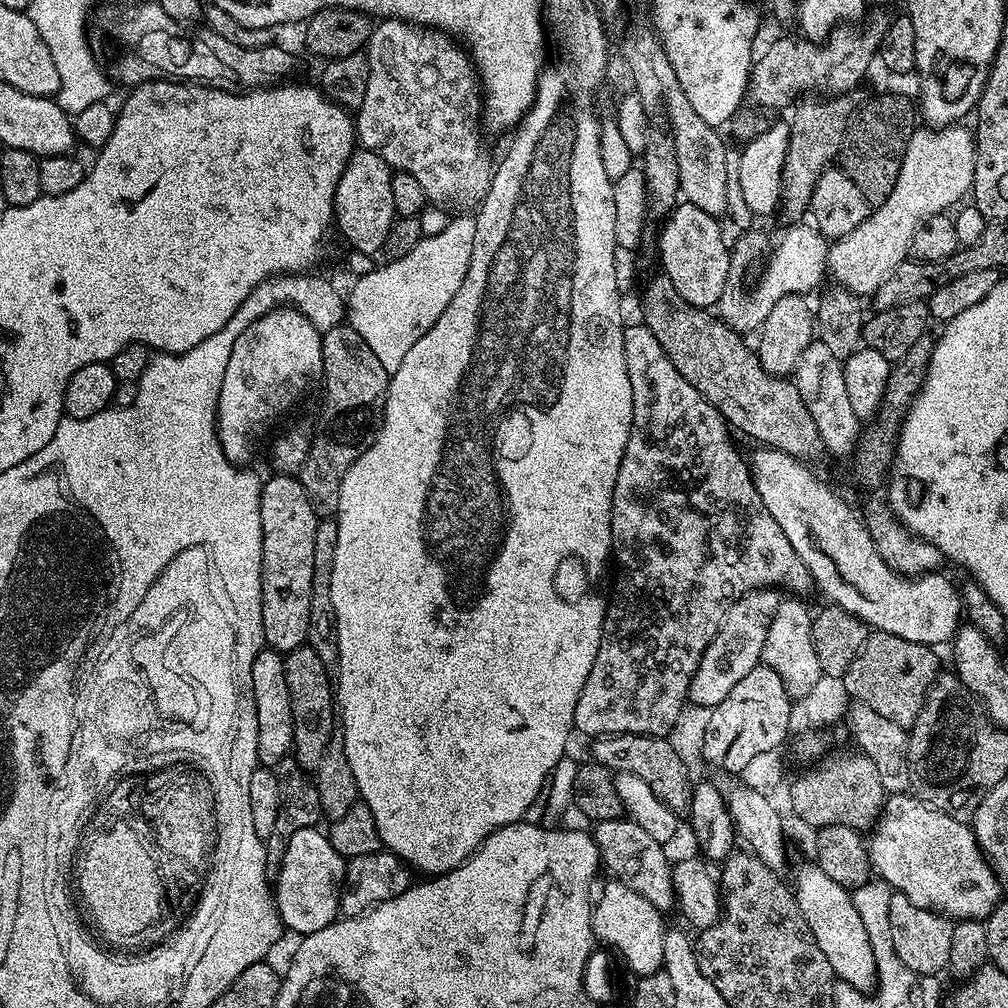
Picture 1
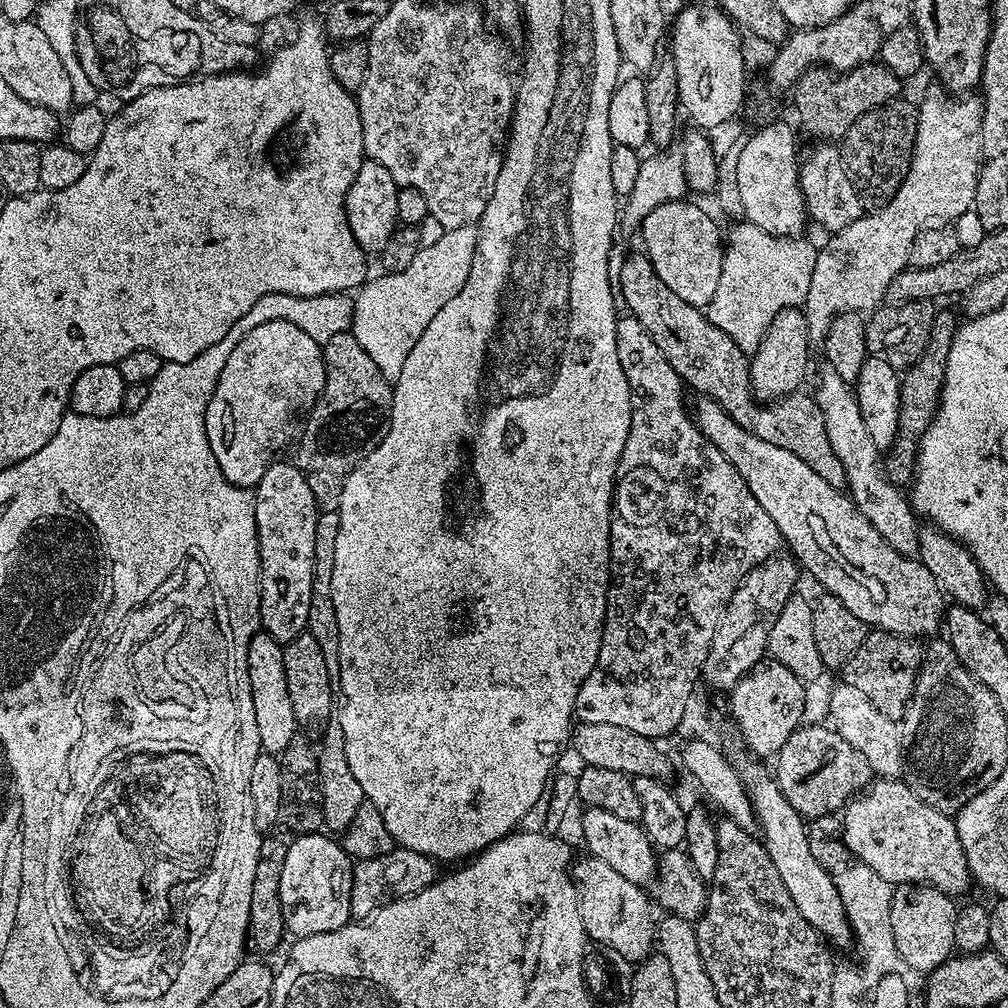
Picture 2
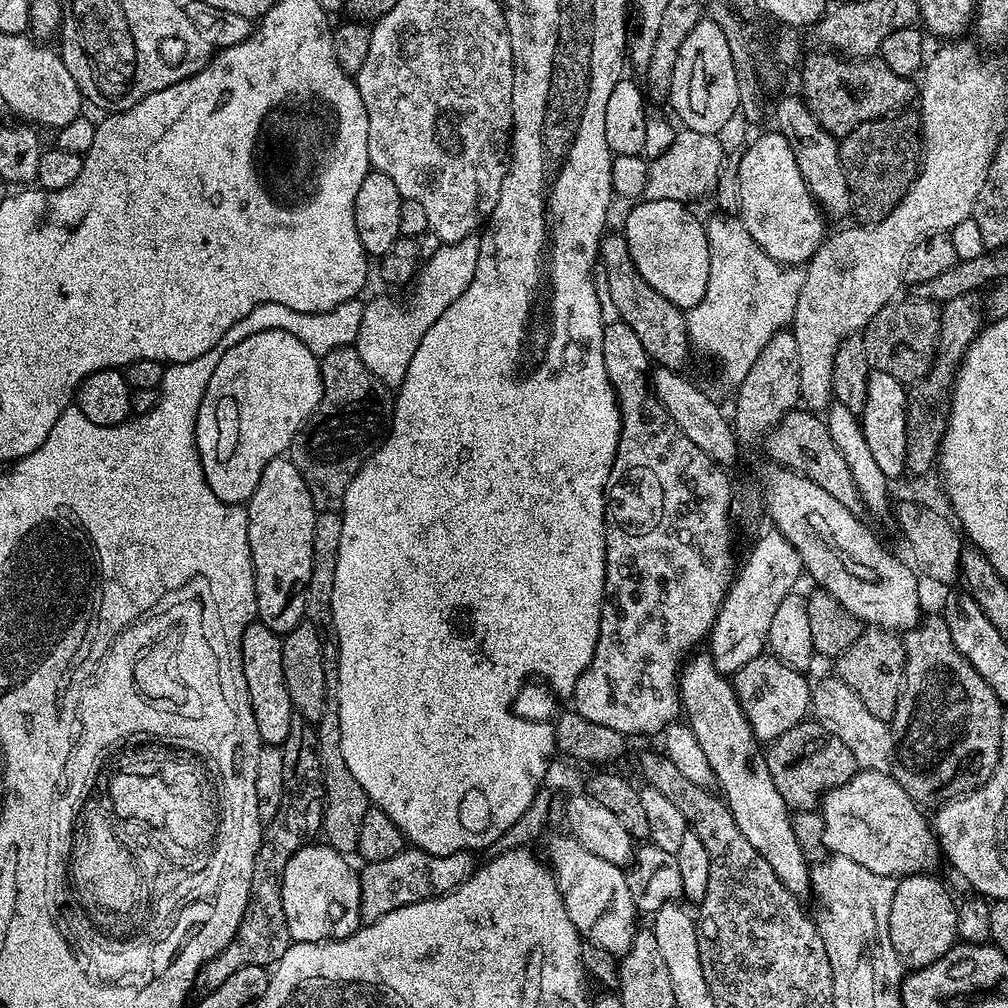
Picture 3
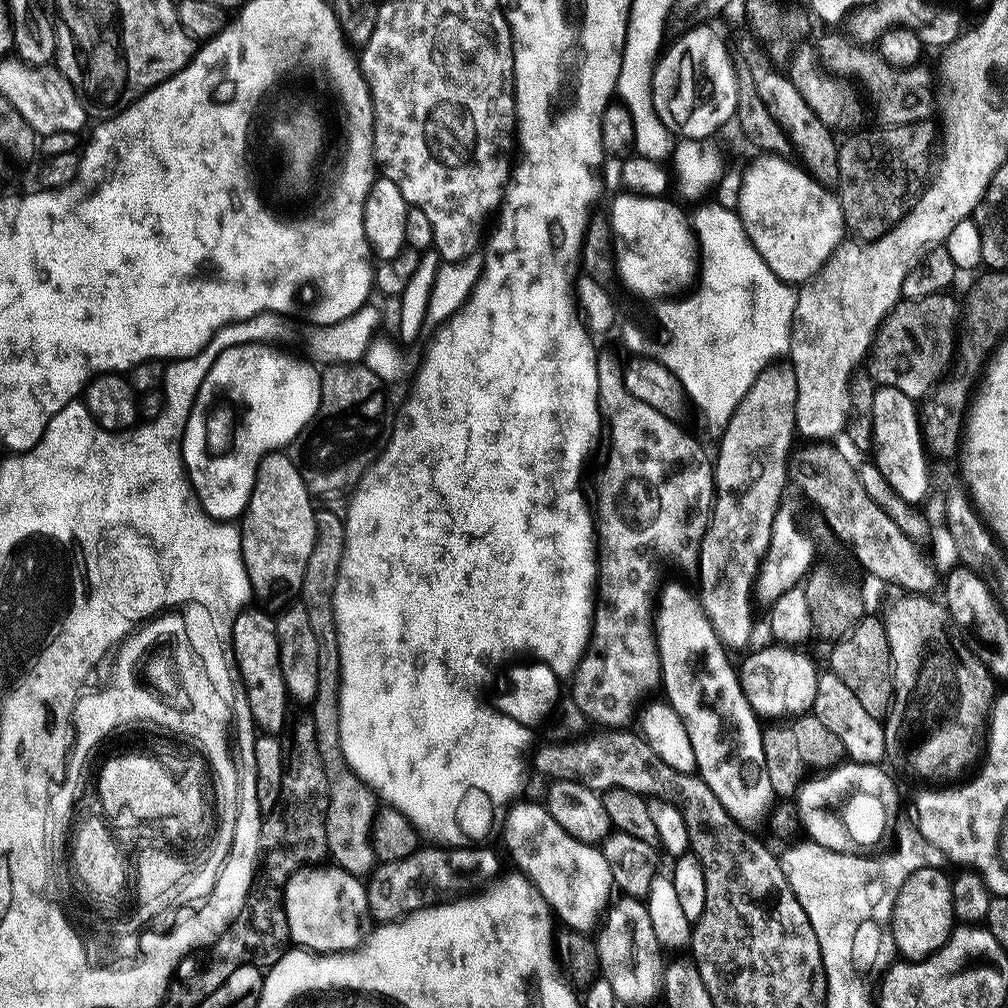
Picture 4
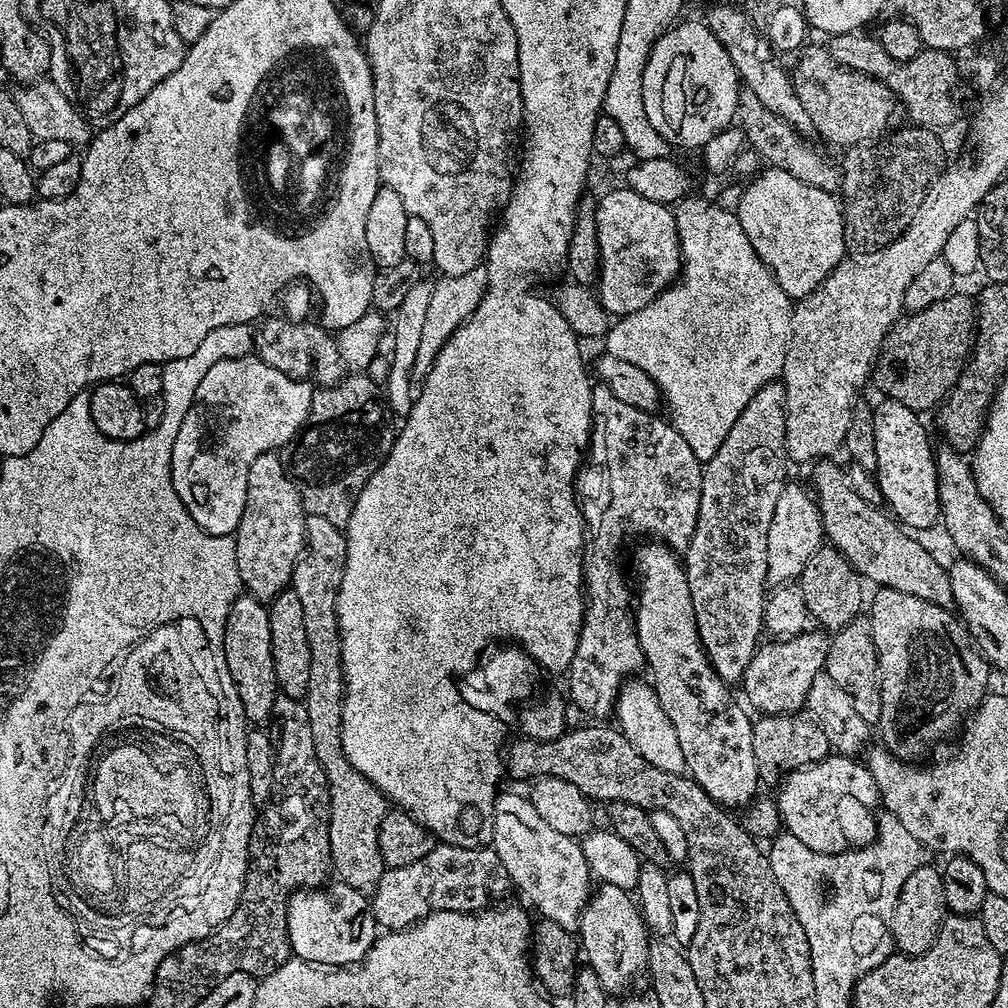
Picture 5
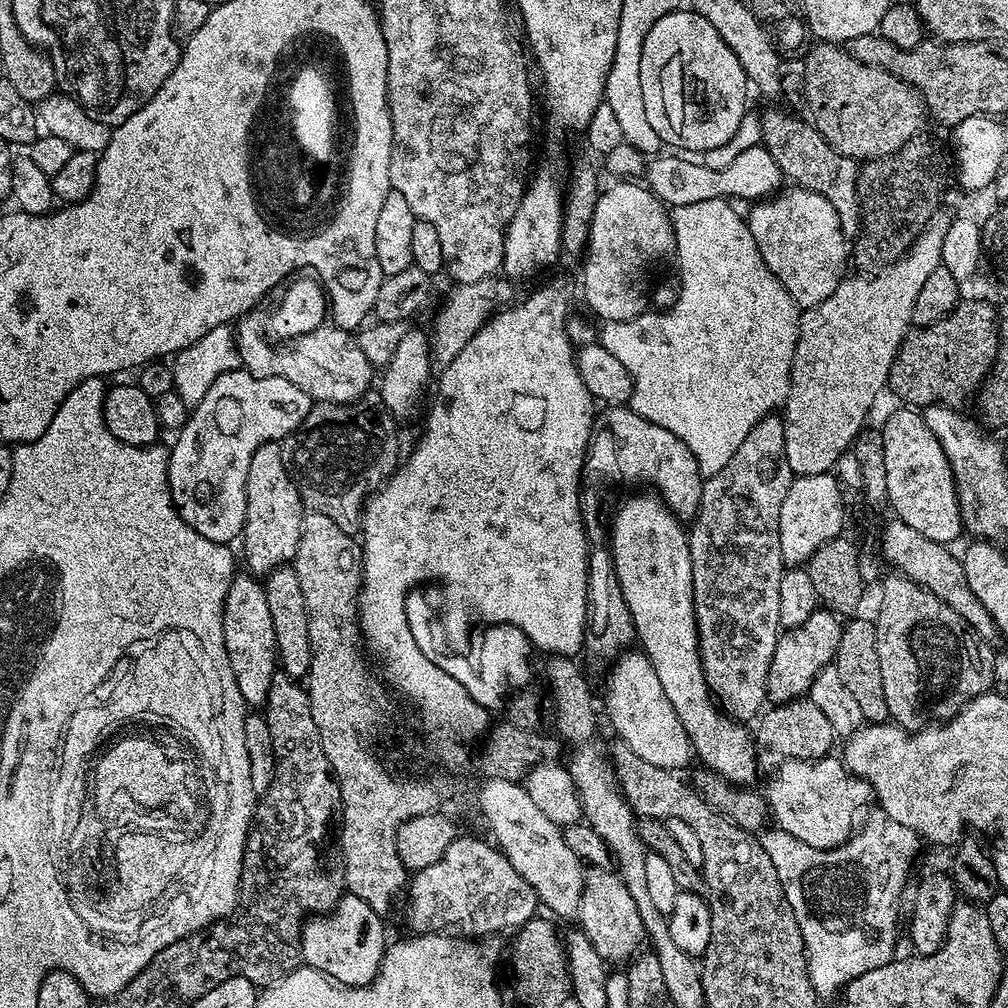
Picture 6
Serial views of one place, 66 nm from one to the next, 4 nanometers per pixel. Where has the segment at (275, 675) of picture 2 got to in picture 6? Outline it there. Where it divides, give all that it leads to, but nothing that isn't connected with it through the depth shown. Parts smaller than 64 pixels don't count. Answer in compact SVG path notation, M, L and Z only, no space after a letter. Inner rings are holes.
M246 572L235 575L227 591L223 610L222 650L246 704L264 705L268 701L273 675L278 670L276 639L263 583Z

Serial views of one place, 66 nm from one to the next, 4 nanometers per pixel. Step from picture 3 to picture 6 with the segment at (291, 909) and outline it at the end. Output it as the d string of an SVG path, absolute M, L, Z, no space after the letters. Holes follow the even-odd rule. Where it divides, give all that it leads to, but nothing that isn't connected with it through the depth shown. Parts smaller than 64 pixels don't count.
M351 894L341 896L336 907L327 915L316 914L305 919L300 942L303 963L326 973L338 984L361 988L363 984L372 983L380 972L386 947L379 920L382 920L381 913L362 902L362 898ZM363 924L368 925L363 928Z

